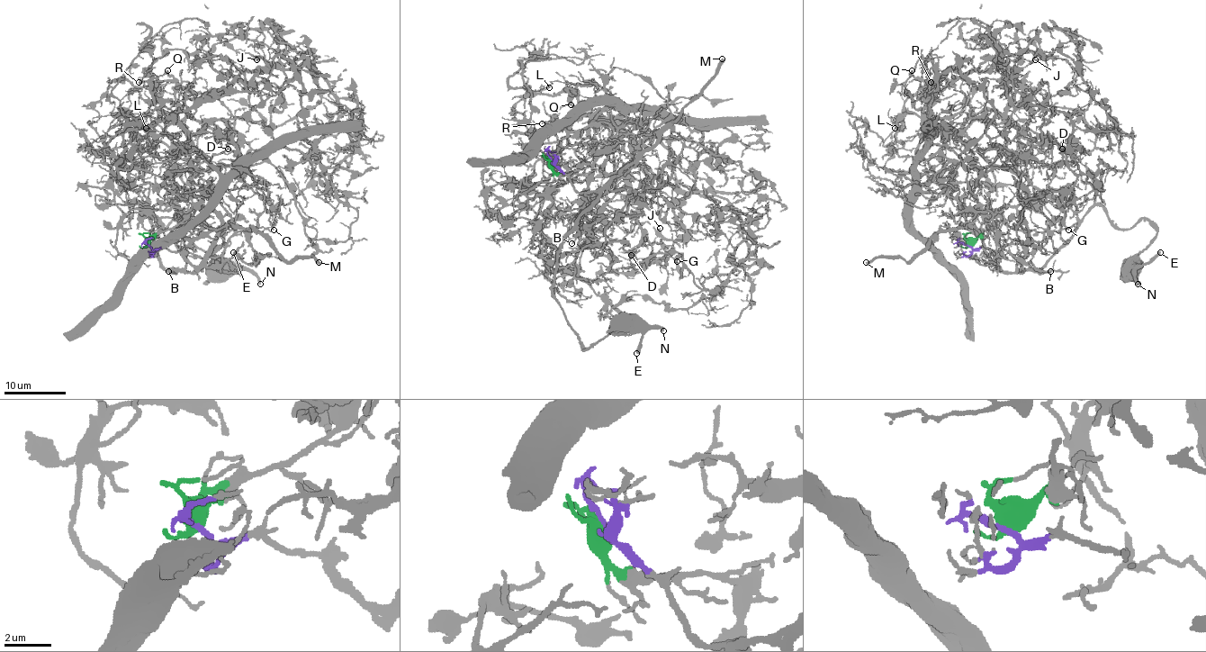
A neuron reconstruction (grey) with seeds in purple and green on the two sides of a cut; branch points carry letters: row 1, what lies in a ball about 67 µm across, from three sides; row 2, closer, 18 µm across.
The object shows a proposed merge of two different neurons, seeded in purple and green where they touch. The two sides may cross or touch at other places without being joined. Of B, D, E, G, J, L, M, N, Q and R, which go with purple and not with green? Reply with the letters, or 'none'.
B, E, M, N

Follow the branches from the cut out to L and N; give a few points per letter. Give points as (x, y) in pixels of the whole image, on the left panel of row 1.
L: (148, 244), (154, 233), (173, 229), (205, 195), (220, 192), (221, 178), (174, 112), (137, 129), (147, 127)
N: (148, 246), (175, 252), (195, 270), (162, 264), (149, 206), (162, 229), (174, 220), (260, 285)

